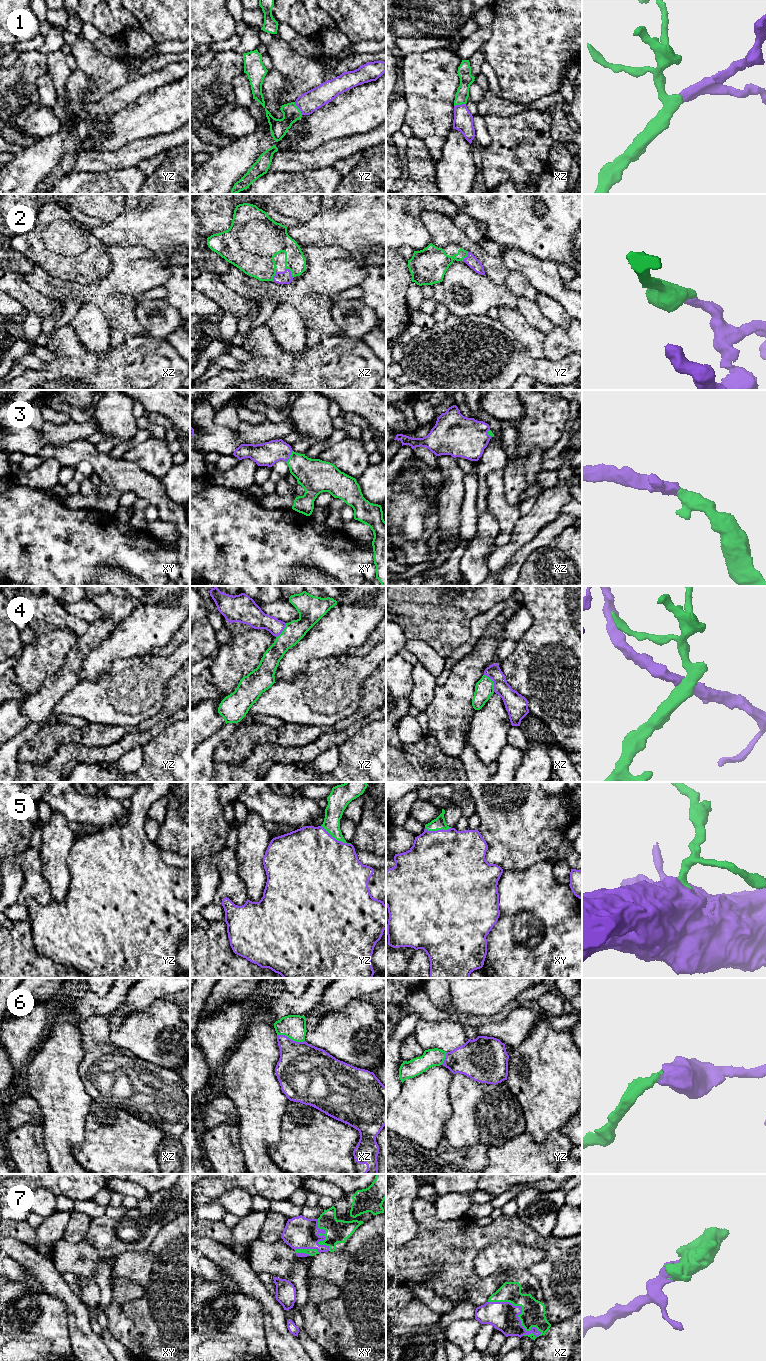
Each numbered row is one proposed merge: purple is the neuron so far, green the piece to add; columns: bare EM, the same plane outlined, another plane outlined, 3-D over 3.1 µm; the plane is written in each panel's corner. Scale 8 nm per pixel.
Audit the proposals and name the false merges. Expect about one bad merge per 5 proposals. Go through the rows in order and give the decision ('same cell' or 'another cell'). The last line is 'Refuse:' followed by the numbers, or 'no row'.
1: same cell
2: same cell
3: same cell
4: another cell
5: same cell
6: same cell
7: same cell
Refuse: 4

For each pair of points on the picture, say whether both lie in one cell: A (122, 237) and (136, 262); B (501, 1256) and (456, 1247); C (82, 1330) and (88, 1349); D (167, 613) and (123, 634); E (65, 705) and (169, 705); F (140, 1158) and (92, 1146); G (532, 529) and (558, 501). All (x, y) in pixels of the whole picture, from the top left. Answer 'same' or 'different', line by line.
A: different
B: different
C: same
D: same
E: different
F: same
G: same

